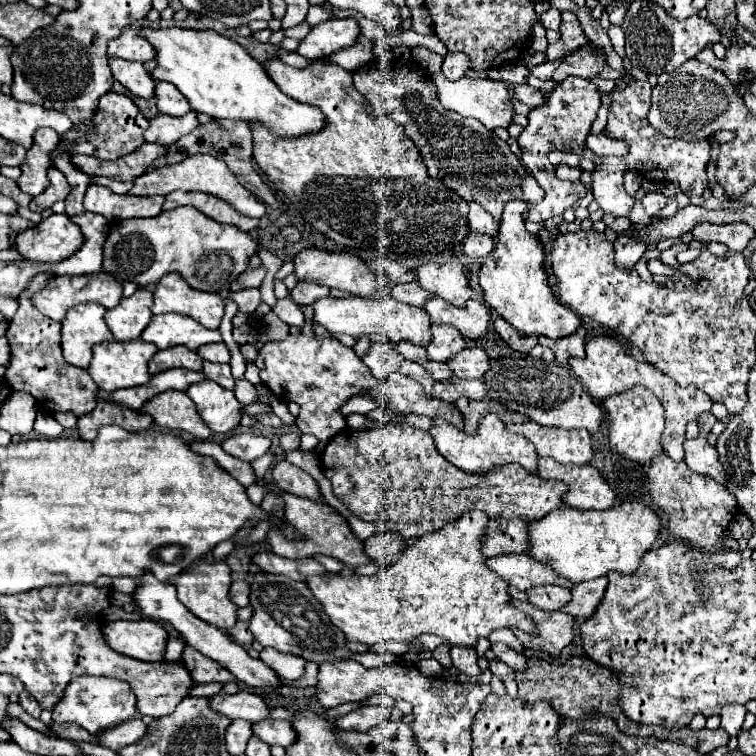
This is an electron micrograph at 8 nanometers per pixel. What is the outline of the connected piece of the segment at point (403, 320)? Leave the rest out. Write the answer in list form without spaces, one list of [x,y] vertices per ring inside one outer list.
[[[350,296],[350,298],[318,298],[314,304],[314,322],[322,324],[332,336],[338,334],[350,334],[350,336],[360,336],[360,334],[382,334],[390,342],[400,342],[400,340],[410,340],[412,344],[418,346],[428,346],[430,342],[430,318],[422,308],[408,306],[402,302],[396,302],[394,298],[382,296],[382,298],[360,298],[360,296]]]

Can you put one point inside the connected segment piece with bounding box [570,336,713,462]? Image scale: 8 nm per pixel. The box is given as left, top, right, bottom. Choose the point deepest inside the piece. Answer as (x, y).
(607, 369)

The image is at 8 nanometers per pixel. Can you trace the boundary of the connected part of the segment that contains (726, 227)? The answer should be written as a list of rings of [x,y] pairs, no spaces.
[[[702,222],[692,228],[692,236],[702,244],[722,242],[730,250],[742,252],[746,248],[746,244],[750,242],[750,238],[754,236],[754,230],[748,224],[740,224],[740,222],[732,222],[732,224]]]

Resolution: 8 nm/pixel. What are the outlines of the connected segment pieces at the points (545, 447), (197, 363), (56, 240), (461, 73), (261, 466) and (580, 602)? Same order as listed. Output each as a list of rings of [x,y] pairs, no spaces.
[[[536,422],[508,424],[510,432],[528,438],[540,456],[550,456],[560,464],[588,464],[592,460],[592,440],[588,430],[546,428]]]
[[[172,346],[172,348],[160,350],[148,364],[148,370],[152,376],[158,372],[164,372],[164,370],[170,370],[170,368],[186,368],[186,370],[200,372],[202,358],[196,352],[188,350],[186,346]]]
[[[52,214],[50,218],[36,224],[32,230],[24,230],[16,236],[16,250],[26,260],[40,260],[40,262],[60,262],[72,256],[84,242],[80,228],[66,216],[66,214]]]
[[[463,52],[448,53],[442,64],[442,72],[449,80],[456,81],[465,76],[470,68],[470,59]]]
[[[266,452],[264,456],[260,456],[258,460],[252,462],[252,468],[254,468],[254,472],[256,472],[258,478],[262,478],[264,472],[266,472],[270,466],[272,466],[272,452]]]
[[[600,576],[596,580],[586,580],[586,582],[580,582],[576,584],[570,592],[572,592],[572,600],[568,604],[564,604],[560,610],[570,614],[570,616],[580,616],[580,618],[588,618],[592,616],[594,608],[598,606],[600,598],[604,596],[604,590],[606,590],[606,576]]]

